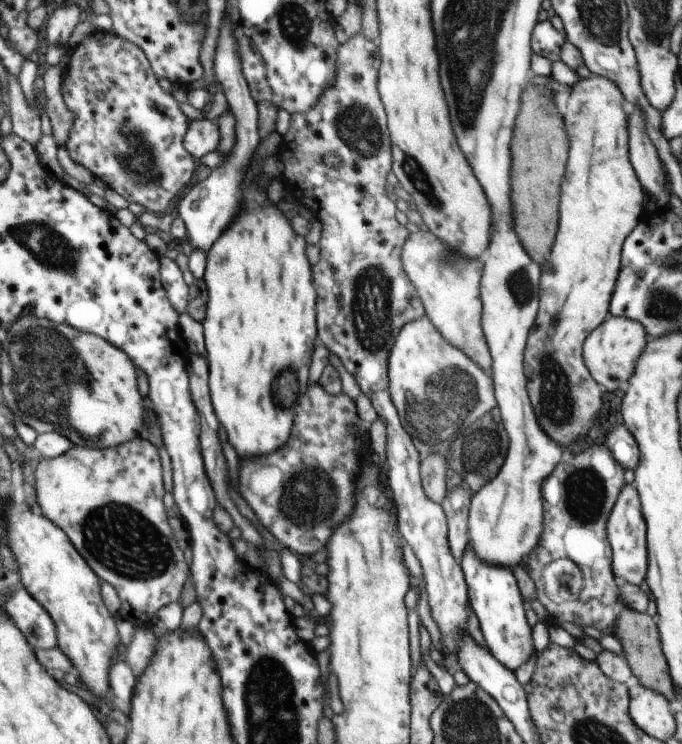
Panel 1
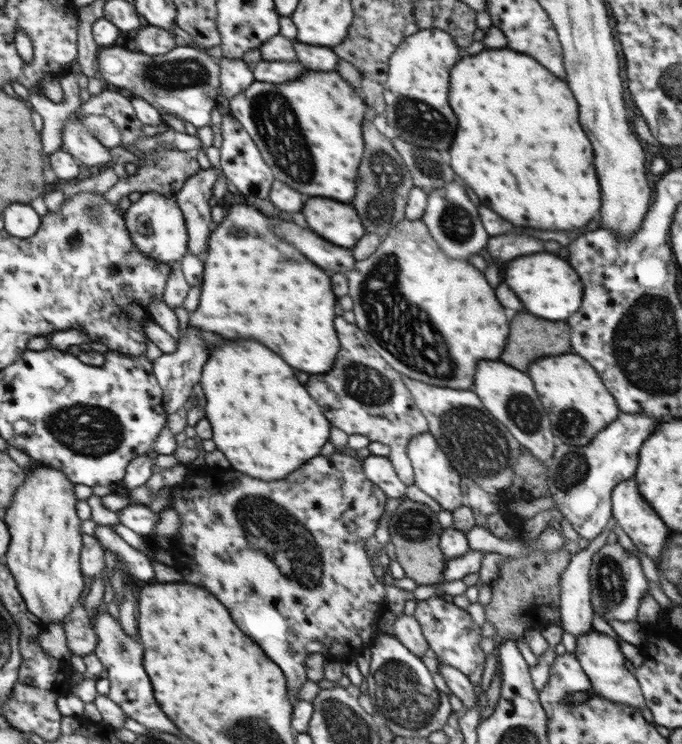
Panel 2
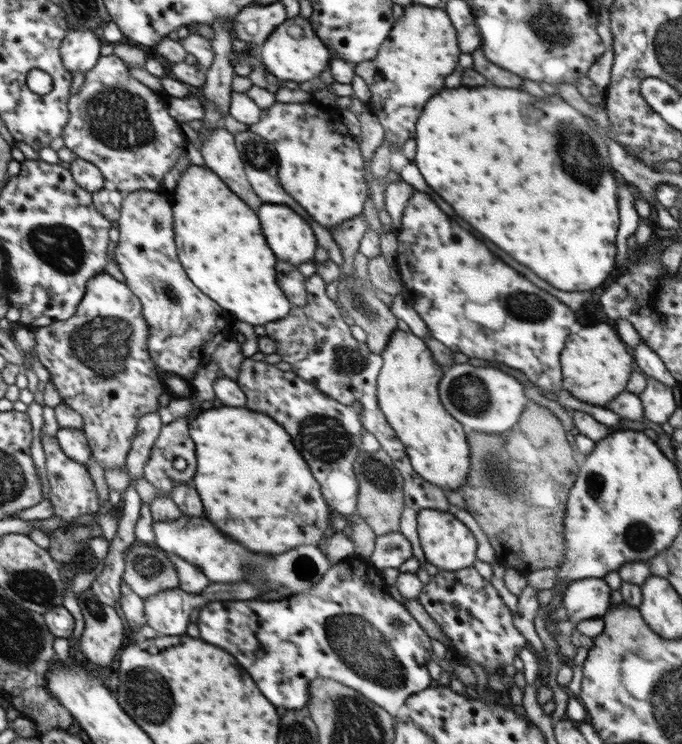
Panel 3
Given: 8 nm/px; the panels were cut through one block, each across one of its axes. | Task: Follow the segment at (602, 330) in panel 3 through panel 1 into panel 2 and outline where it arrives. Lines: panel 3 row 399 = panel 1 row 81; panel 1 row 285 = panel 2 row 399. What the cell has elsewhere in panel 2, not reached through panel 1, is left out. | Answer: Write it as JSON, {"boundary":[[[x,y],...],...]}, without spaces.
{"boundary":[[[573,352],[548,356],[530,364],[530,378],[550,420],[551,432],[564,444],[582,447],[621,413],[614,395],[600,380],[599,372],[585,358]]]}

